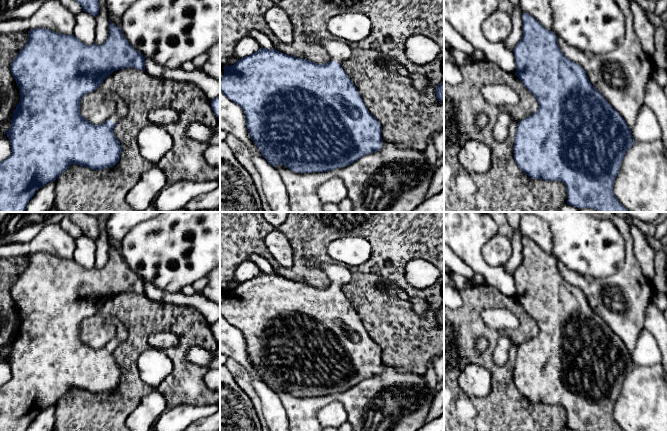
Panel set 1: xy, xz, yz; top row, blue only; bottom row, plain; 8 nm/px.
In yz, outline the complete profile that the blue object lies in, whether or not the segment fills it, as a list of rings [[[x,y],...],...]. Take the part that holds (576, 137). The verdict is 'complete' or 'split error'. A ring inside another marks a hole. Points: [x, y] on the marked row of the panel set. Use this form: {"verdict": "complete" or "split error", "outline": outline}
{"verdict": "complete", "outline": [[[522,13],[522,22],[523,36],[513,49],[517,65],[515,75],[537,99],[539,109],[517,124],[513,148],[515,163],[532,179],[563,182],[568,205],[579,209],[592,208],[598,212],[630,212],[618,201],[613,187],[624,156],[635,143],[631,129],[591,84],[584,69],[562,53],[553,31],[544,28],[527,13]]]}

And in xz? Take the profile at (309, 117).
{"verdict": "complete", "outline": [[[261,47],[234,65],[223,67],[220,90],[239,105],[246,117],[249,136],[272,166],[283,164],[295,173],[326,172],[352,164],[382,148],[382,126],[369,112],[357,88],[341,64],[330,61],[320,65],[296,58],[276,49]]]}

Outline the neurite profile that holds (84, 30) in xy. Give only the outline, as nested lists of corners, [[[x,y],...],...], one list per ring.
[[[82,11],[75,15],[75,27],[73,29],[73,34],[82,43],[86,45],[92,45],[96,40],[96,19],[89,13]]]

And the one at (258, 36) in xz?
[[[251,32],[248,37],[255,39],[263,48],[275,49],[273,43],[261,32]]]

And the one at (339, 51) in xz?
[[[320,39],[318,43],[328,52],[332,61],[341,64],[343,61],[348,60],[351,55],[351,48],[347,42],[340,39]]]

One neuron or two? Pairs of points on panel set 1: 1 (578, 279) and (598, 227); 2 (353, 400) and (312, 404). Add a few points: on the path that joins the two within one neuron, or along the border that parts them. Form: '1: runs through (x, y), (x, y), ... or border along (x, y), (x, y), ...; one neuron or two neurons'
1: border along (560, 260), (570, 269), (582, 274), (603, 278); two neurons
2: runs through (343, 397), (331, 397), (322, 401); one neuron

